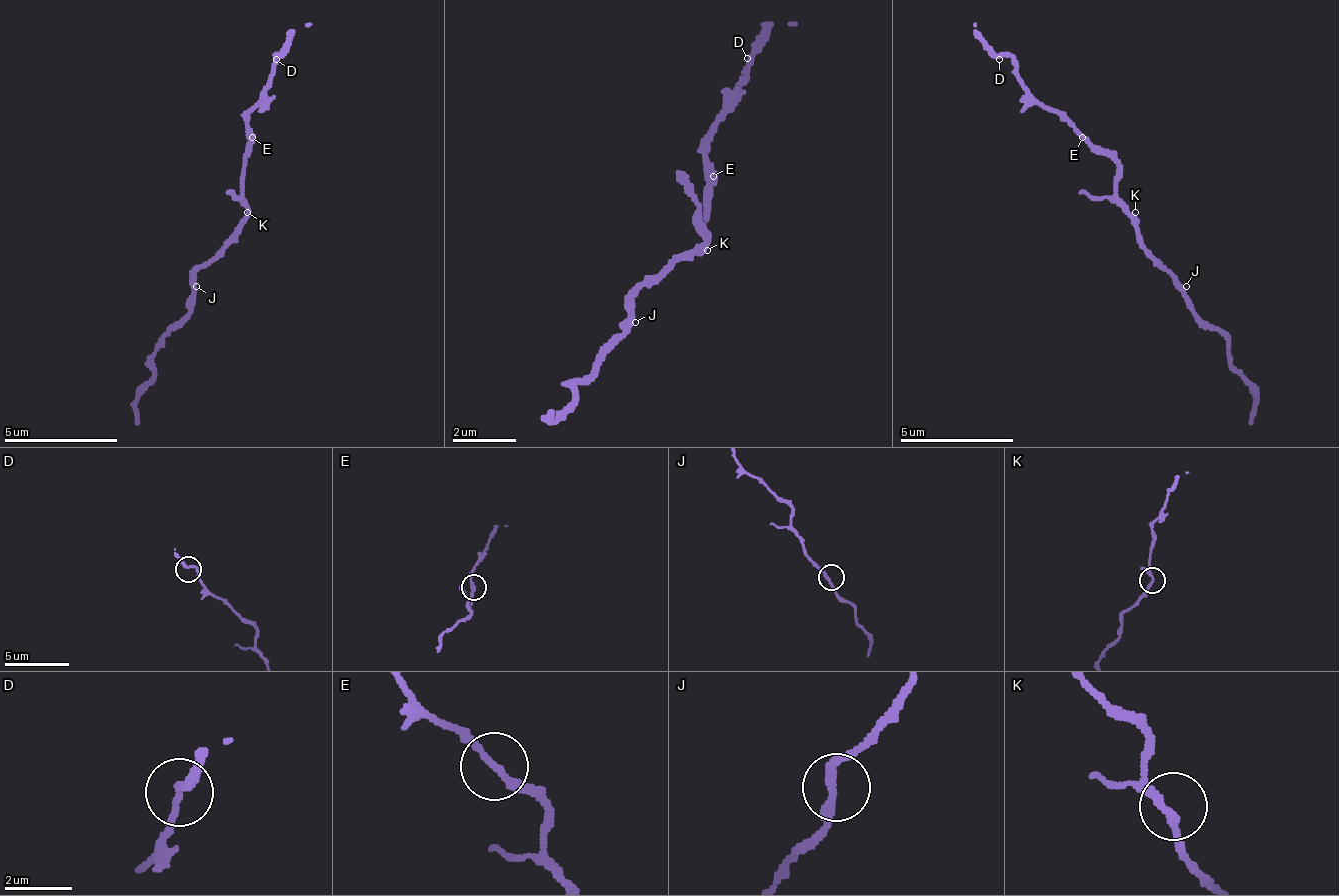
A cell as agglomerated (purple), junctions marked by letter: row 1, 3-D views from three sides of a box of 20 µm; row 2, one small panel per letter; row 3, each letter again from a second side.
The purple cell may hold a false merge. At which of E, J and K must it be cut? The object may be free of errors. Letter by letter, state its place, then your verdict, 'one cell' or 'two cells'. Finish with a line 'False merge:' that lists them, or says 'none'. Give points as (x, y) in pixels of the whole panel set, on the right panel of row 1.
E: place (1082, 137); one cell
J: place (1186, 286); one cell
K: place (1135, 212); one cell
False merge: none

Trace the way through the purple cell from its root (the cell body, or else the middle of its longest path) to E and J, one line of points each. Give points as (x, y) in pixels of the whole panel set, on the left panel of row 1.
E: (242, 218), (247, 212), (247, 201), (242, 195), (242, 161), (247, 155), (247, 144), (253, 138)
J: (242, 218), (236, 235), (196, 275), (196, 286)

